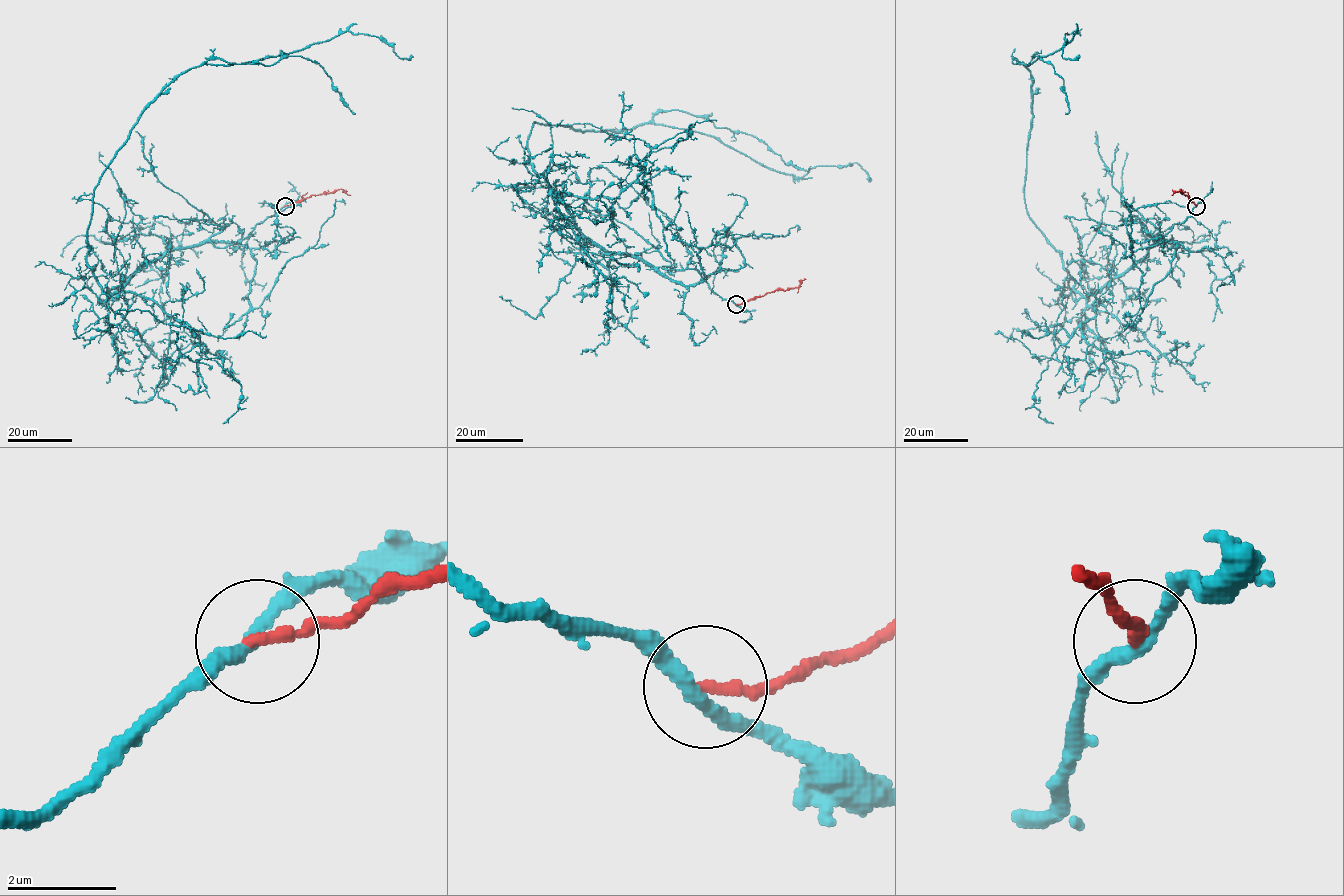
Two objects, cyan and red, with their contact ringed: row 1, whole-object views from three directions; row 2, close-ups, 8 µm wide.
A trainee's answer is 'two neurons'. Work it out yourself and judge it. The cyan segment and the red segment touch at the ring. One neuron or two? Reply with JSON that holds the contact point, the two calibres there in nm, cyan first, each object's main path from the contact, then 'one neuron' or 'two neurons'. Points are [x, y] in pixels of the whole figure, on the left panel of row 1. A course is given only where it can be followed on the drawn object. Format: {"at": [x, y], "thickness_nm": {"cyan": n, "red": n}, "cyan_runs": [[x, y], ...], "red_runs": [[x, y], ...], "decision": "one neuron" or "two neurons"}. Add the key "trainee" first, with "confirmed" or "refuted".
{"trainee": "refuted", "at": [285, 206], "thickness_nm": {"cyan": 240, "red": 220}, "cyan_runs": [[284, 206], [223, 247], [166, 250], [110, 296], [87, 261], [99, 178], [177, 77], [347, 31], [411, 55]], "red_runs": [[284, 206], [342, 189], [350, 195]], "decision": "one neuron"}

